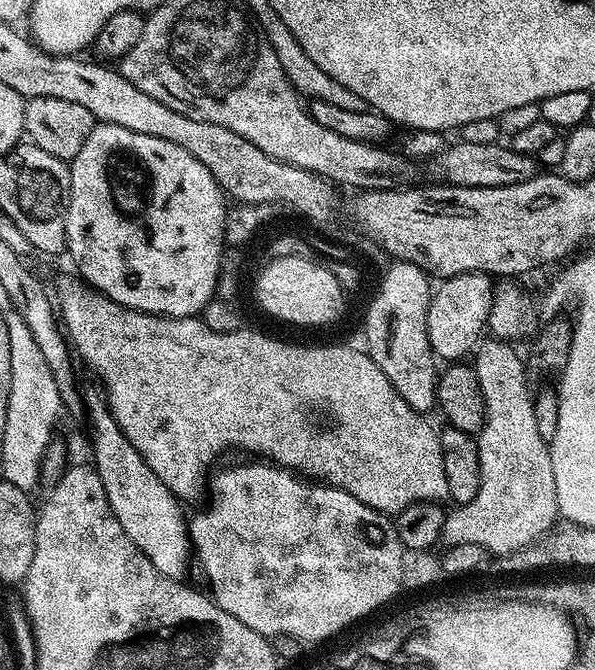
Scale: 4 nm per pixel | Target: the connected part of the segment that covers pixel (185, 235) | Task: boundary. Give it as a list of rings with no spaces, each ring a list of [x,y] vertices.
[[[97,123],[94,130],[90,130],[90,138],[86,138],[86,143],[82,145],[82,150],[78,150],[78,154],[70,162],[70,198],[68,199],[68,209],[66,210],[66,245],[67,255],[72,255],[72,260],[76,263],[76,268],[81,272],[83,283],[91,286],[95,291],[100,292],[103,296],[108,296],[115,304],[120,304],[124,308],[132,308],[135,312],[149,312],[152,316],[196,316],[203,313],[204,307],[209,300],[217,295],[217,280],[219,278],[219,260],[226,247],[224,242],[224,219],[228,213],[226,207],[226,194],[220,188],[220,183],[213,178],[210,170],[206,170],[206,166],[202,166],[202,162],[198,162],[198,158],[194,158],[194,154],[186,154],[186,150],[182,150],[182,146],[174,146],[174,142],[166,142],[166,138],[150,138],[150,134],[134,134],[134,130],[126,130],[126,126],[114,126],[113,124]]]

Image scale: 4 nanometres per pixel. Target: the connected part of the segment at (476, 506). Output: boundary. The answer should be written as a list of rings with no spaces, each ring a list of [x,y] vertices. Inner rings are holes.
[[[488,338],[474,353],[478,386],[482,386],[482,398],[486,406],[484,425],[478,433],[480,482],[478,494],[471,502],[455,507],[452,510],[454,512],[445,517],[442,538],[449,547],[478,545],[491,555],[514,553],[525,549],[549,532],[559,517],[552,454],[542,434],[538,434],[538,422],[534,422],[534,392],[533,389],[528,389],[530,381],[525,357],[521,353],[519,356],[512,347],[511,343],[499,338]]]

